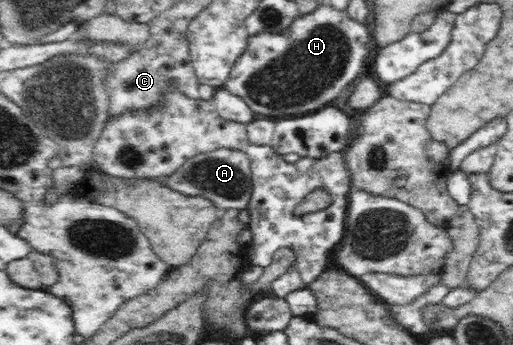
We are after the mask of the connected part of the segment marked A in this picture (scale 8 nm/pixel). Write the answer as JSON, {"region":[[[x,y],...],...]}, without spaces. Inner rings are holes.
{"region":[[[242,150],[211,151],[209,155],[190,158],[175,173],[167,177],[164,185],[184,195],[210,199],[221,211],[237,209],[246,211],[252,193],[250,160]]]}

